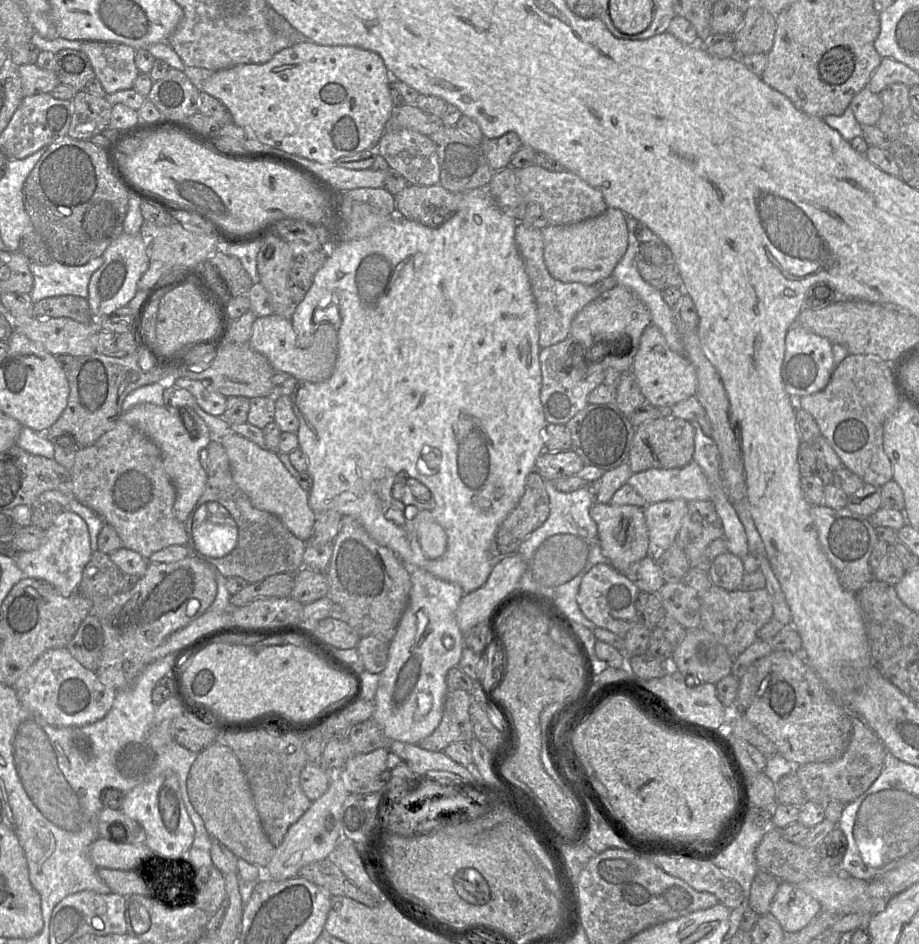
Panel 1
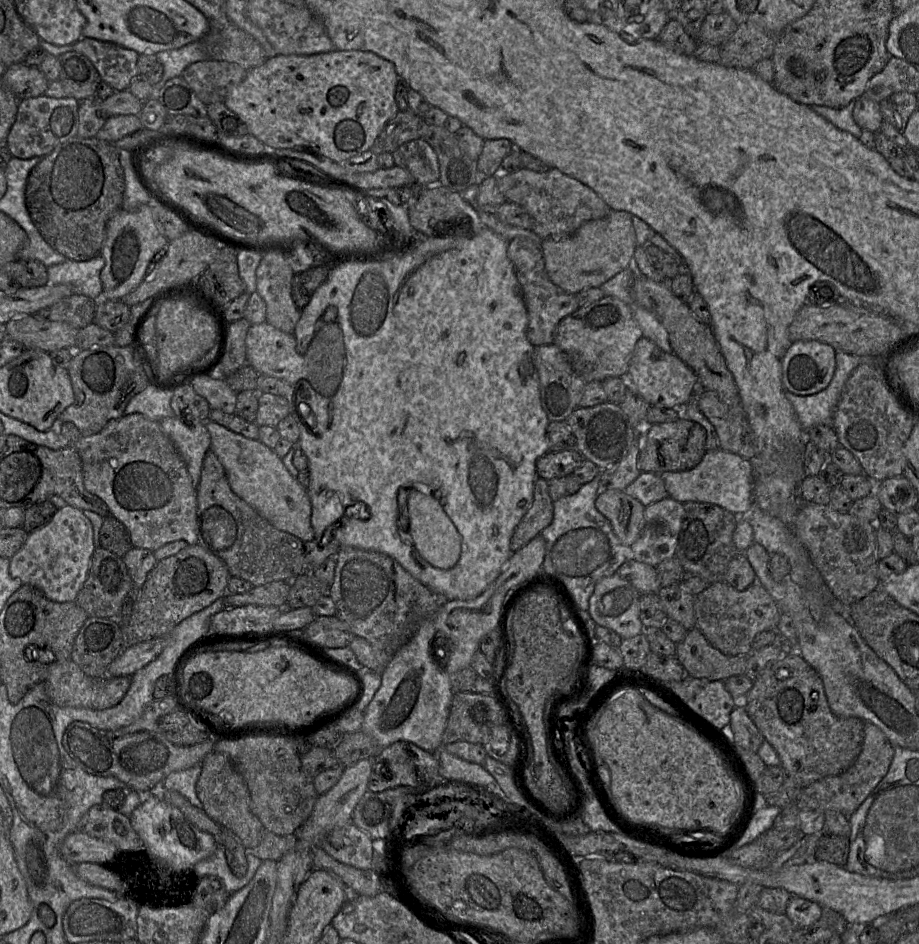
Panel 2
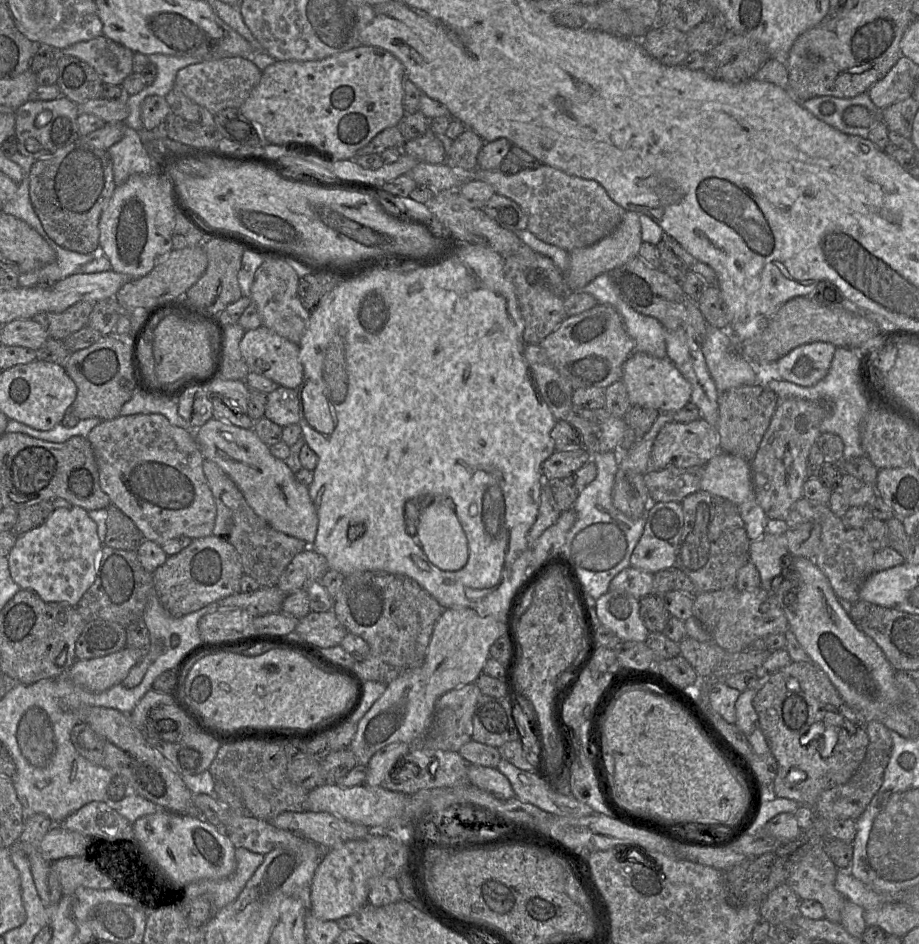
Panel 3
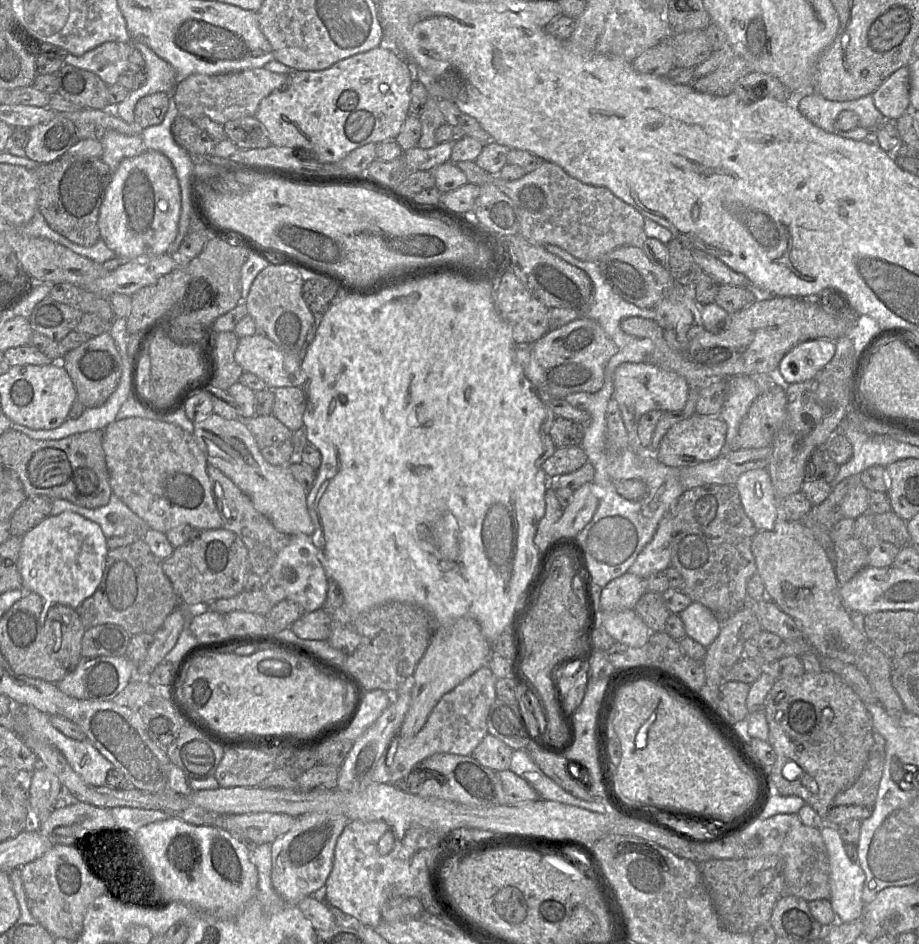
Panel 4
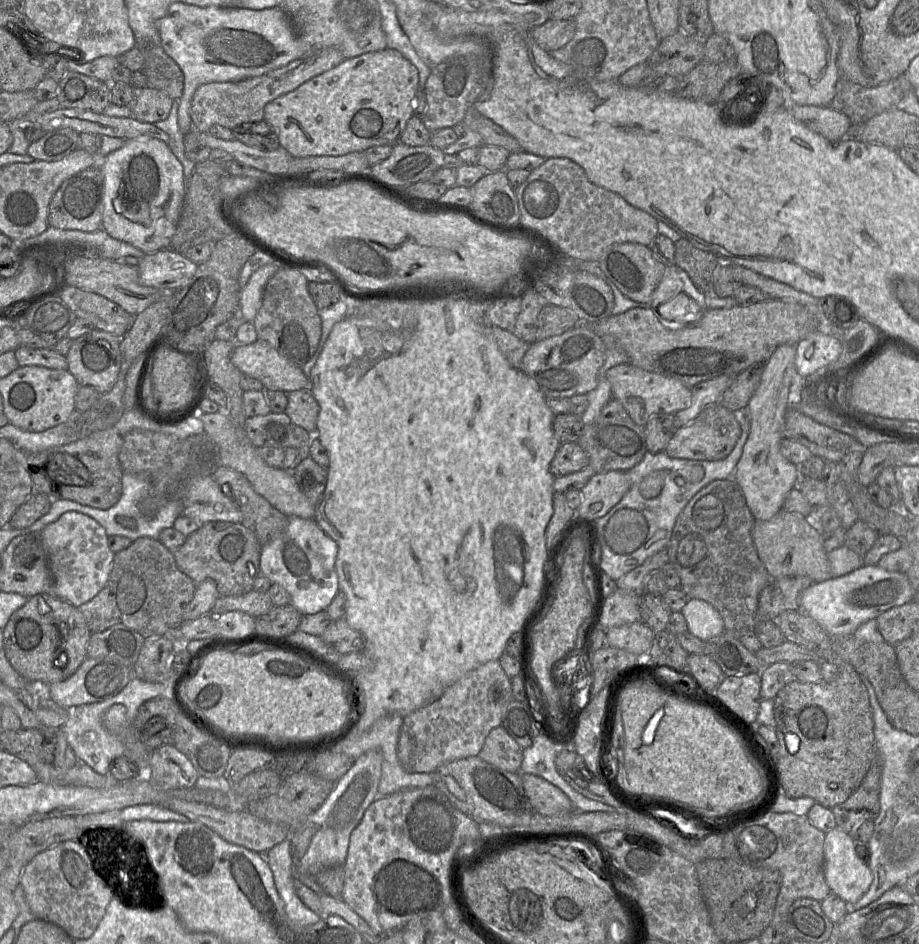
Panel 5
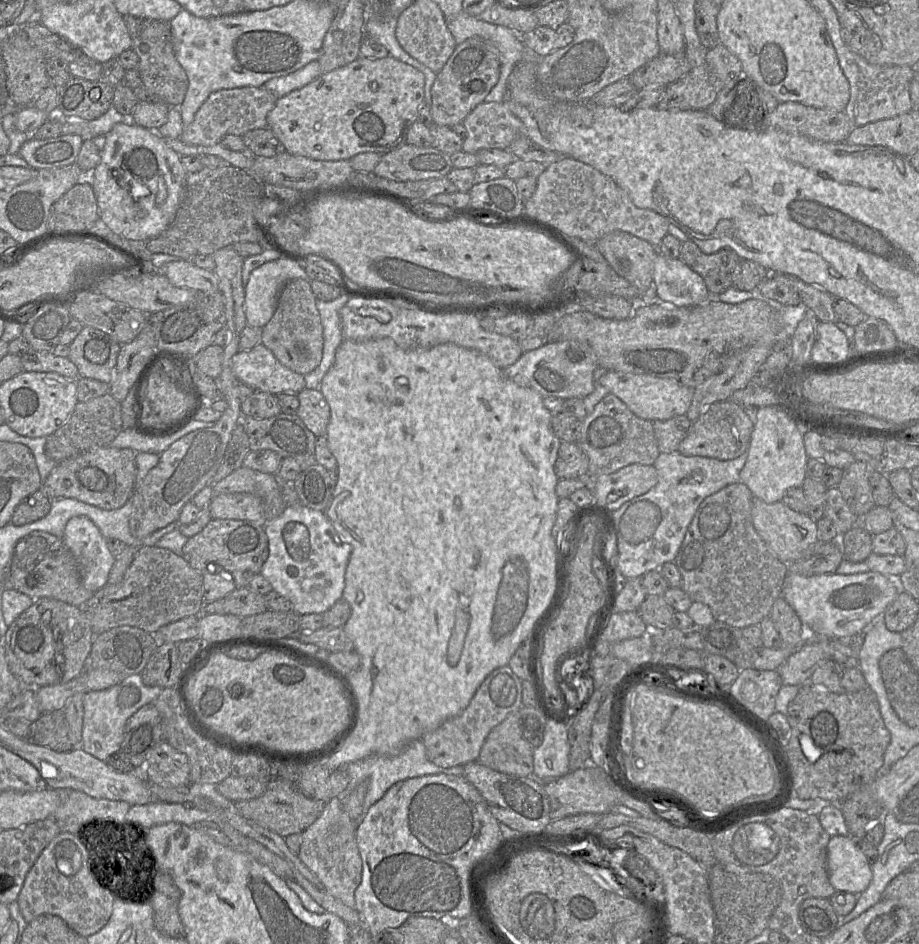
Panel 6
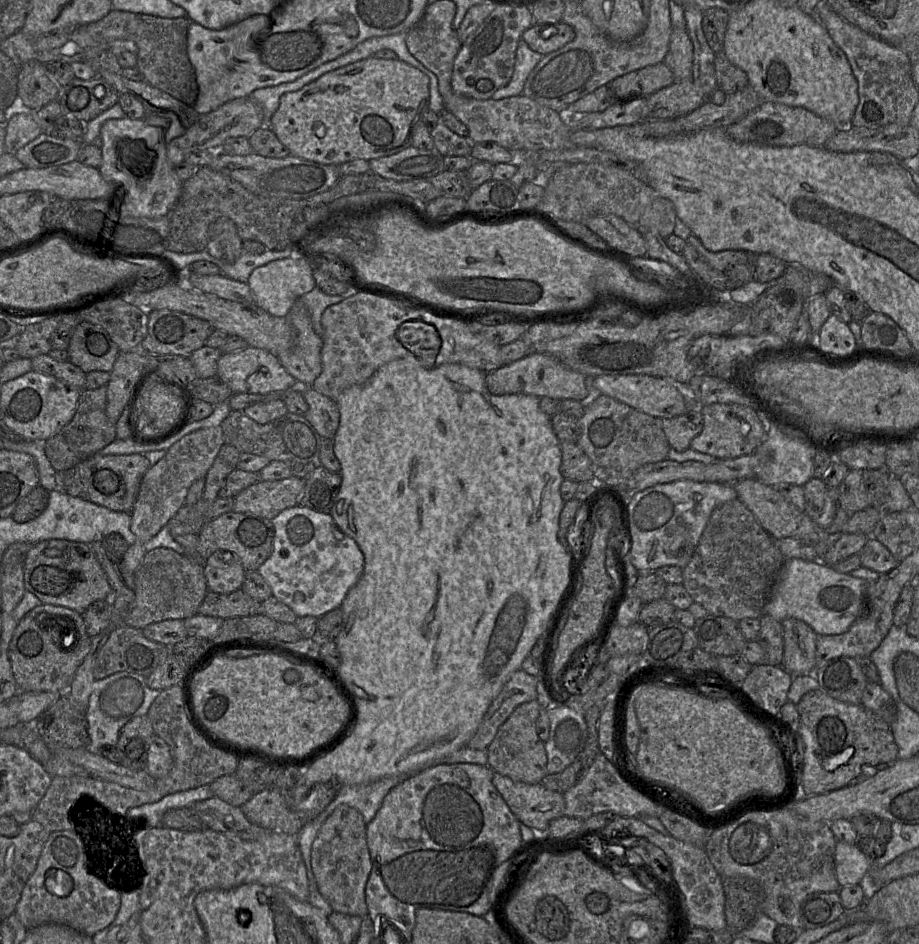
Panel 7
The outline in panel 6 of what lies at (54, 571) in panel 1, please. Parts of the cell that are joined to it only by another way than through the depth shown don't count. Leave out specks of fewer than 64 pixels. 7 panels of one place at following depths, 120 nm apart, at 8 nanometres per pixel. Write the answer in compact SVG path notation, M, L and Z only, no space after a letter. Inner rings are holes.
M85 516L70 518L65 526L62 540L77 563L82 585L92 593L104 587L116 557L110 552L106 538L94 522Z

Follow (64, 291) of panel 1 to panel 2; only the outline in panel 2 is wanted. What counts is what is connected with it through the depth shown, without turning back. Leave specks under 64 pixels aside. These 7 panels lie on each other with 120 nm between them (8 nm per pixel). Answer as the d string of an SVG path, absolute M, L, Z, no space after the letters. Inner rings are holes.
M101 253L86 261L66 259L64 262L47 267L47 283L54 286L71 286L73 294L81 294L95 300L103 299L100 272L105 260Z

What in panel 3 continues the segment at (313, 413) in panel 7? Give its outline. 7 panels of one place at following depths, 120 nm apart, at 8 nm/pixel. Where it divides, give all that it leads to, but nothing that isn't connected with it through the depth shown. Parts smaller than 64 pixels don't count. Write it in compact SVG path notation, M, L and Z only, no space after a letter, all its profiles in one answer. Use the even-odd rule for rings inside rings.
M279 386L267 394L264 417L285 427L299 422L299 399L297 389Z

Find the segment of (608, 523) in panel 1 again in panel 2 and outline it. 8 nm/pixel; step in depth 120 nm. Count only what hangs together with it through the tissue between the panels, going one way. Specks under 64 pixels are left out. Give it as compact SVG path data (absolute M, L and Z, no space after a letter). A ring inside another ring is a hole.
M607 490L599 494L596 509L611 523L620 542L631 547L645 526L645 506L624 490Z

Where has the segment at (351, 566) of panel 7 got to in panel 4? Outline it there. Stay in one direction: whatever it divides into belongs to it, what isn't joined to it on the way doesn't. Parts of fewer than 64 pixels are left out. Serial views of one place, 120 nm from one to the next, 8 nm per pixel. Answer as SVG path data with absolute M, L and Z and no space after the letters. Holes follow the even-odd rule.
M304 533L291 535L289 544L276 555L270 567L270 576L274 577L283 587L286 599L297 603L304 612L313 612L323 608L328 589L328 578L311 536Z

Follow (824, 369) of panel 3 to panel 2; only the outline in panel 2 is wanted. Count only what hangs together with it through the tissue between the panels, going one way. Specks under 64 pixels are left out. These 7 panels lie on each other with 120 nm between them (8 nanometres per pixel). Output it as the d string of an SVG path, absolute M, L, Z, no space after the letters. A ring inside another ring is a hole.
M818 340L792 342L782 360L782 383L785 390L806 396L825 389L834 374L835 349Z

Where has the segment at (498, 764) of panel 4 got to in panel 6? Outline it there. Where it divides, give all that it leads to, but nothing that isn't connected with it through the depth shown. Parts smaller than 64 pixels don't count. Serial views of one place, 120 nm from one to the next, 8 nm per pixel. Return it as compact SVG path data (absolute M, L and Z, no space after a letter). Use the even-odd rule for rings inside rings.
M512 711L487 736L477 762L508 775L533 776L534 747L525 739L519 711Z

